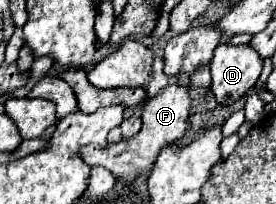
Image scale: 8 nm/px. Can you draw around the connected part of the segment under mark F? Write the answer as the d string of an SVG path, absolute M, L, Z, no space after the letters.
M166 86L160 90L154 98L150 98L142 110L142 130L118 144L106 144L104 148L98 146L82 146L80 148L80 158L88 166L106 166L108 170L114 172L116 178L120 180L134 180L138 174L148 172L158 156L158 152L168 146L178 142L188 126L188 116L190 116L190 94L188 86Z

